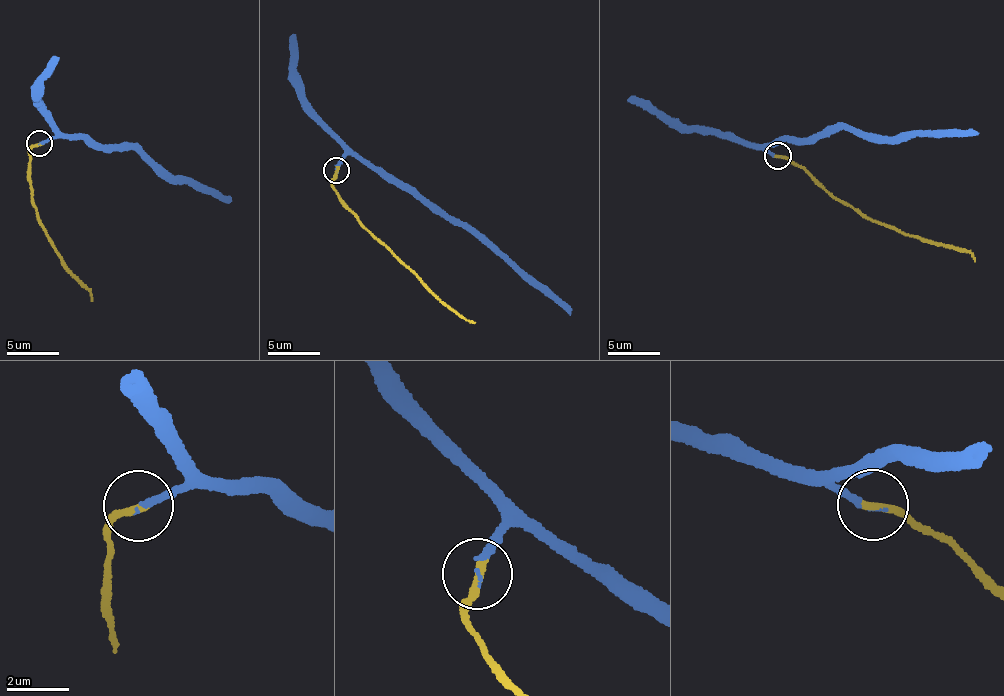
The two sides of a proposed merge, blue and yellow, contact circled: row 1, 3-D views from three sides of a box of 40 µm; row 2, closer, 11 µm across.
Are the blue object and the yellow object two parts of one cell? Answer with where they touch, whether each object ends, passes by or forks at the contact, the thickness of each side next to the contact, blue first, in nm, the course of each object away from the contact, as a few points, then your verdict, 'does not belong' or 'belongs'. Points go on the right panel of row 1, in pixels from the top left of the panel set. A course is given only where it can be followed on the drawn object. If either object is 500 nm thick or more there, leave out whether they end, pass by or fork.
at (777, 156); blue ends there; yellow ends there; 180 nm thick on the blue side, 320 nm on the other; blue runs (778, 158), (764, 146), (845, 126), (875, 136), (956, 128), (979, 133); yellow runs (778, 155), (802, 167), (818, 183), (888, 227), (925, 240), (958, 246), (975, 262); belongs

